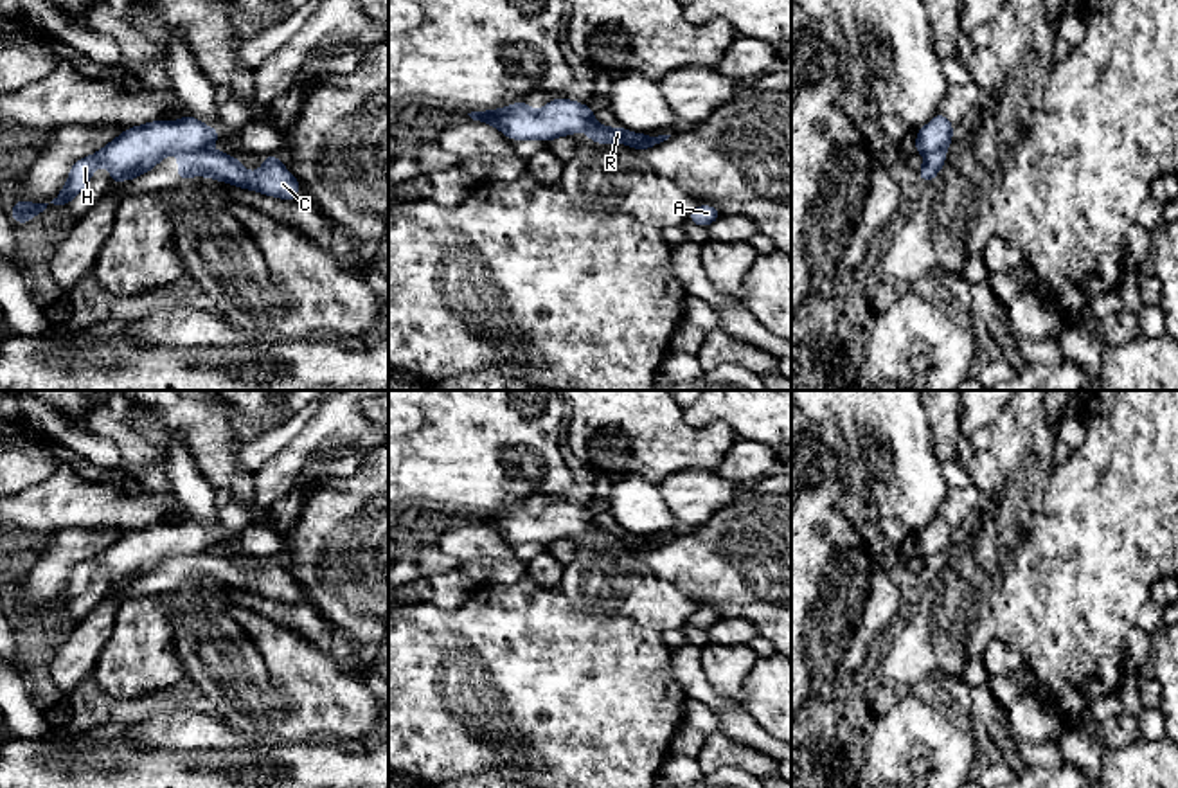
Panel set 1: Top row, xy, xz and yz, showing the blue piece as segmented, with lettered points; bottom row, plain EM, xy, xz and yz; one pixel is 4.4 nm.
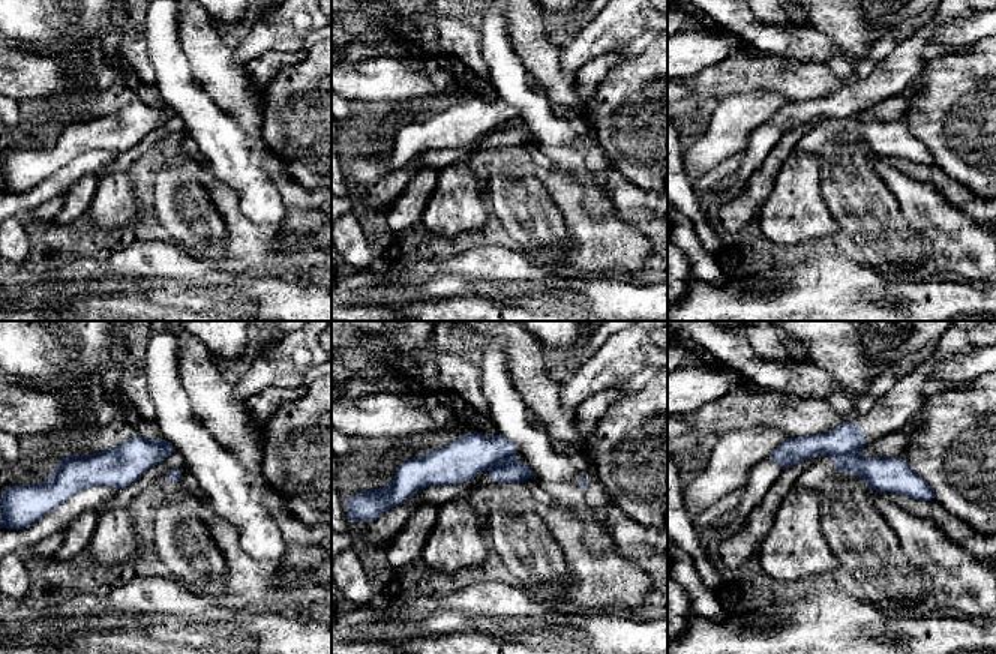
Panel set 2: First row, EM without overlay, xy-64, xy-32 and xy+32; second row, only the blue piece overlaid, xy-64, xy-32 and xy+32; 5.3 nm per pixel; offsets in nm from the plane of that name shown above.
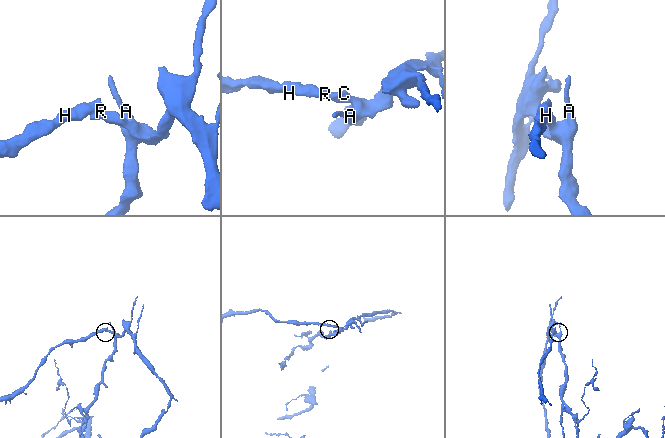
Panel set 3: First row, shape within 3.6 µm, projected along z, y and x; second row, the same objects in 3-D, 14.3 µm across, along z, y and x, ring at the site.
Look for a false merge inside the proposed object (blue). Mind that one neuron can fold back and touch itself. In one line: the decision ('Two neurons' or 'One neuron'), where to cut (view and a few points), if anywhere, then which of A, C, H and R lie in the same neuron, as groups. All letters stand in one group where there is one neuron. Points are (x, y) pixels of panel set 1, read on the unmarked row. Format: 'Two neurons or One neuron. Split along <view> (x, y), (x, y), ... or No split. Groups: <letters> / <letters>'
Two neurons. Split along xy (207, 551), (182, 556). Groups: A C R / H

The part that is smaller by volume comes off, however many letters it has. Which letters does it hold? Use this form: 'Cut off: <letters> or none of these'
Cut off: H

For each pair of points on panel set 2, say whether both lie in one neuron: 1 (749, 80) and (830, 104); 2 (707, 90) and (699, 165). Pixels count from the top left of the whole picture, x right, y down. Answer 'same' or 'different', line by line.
1: different
2: different

